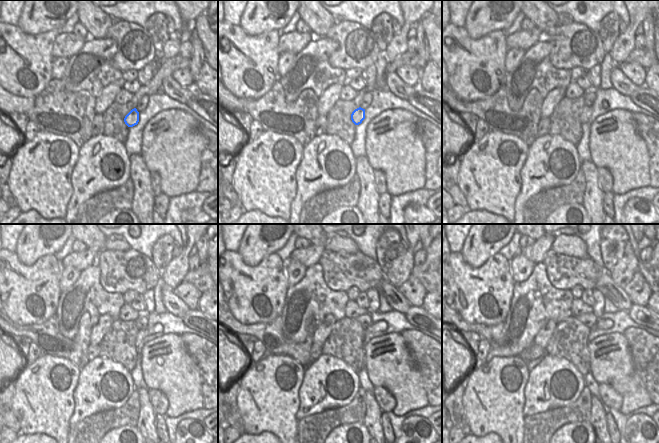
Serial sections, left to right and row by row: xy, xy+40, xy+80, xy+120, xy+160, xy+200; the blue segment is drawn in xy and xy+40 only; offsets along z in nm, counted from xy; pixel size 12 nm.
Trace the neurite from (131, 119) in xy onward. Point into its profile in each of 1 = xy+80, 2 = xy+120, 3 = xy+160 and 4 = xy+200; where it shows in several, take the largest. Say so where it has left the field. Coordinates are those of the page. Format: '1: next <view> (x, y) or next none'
1: next xy+80 (586, 111)
2: next xy+120 (142, 334)
3: next xy+160 (381, 325)
4: next xy+200 (605, 323)

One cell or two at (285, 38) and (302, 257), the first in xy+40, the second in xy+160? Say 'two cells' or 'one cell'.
one cell

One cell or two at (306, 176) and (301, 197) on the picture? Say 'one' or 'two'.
one

